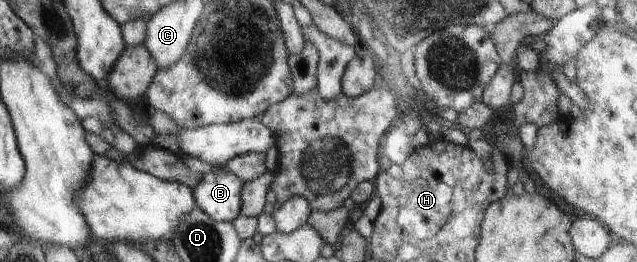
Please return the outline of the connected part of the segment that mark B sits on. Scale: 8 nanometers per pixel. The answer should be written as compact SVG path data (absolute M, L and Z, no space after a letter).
M214 168L201 176L193 190L196 205L216 221L232 221L239 215L243 180L227 168Z

